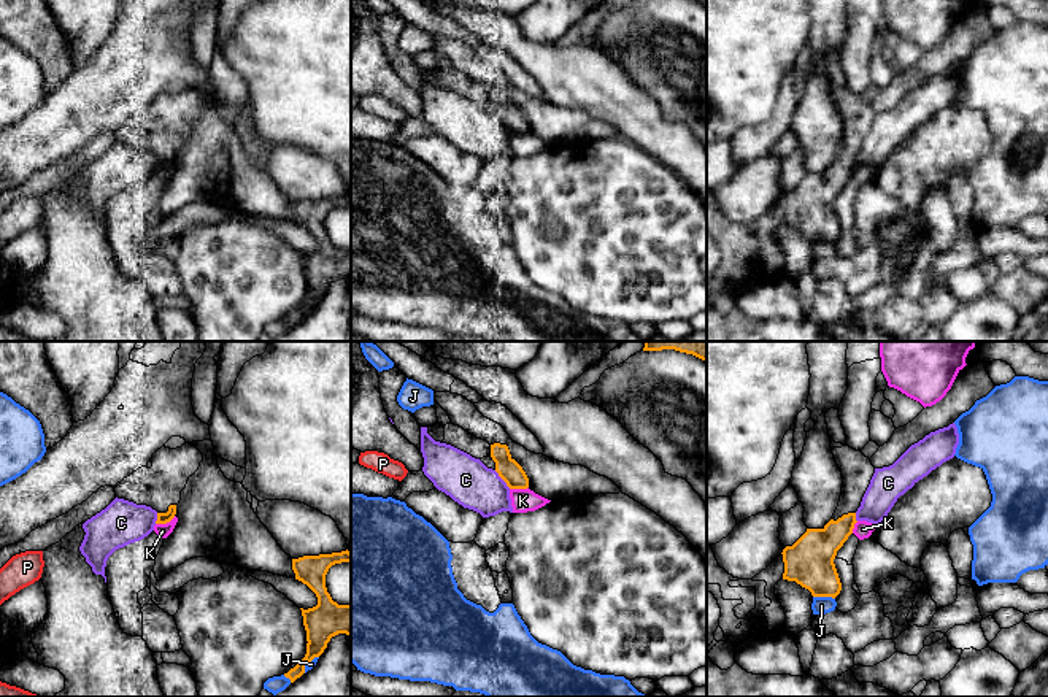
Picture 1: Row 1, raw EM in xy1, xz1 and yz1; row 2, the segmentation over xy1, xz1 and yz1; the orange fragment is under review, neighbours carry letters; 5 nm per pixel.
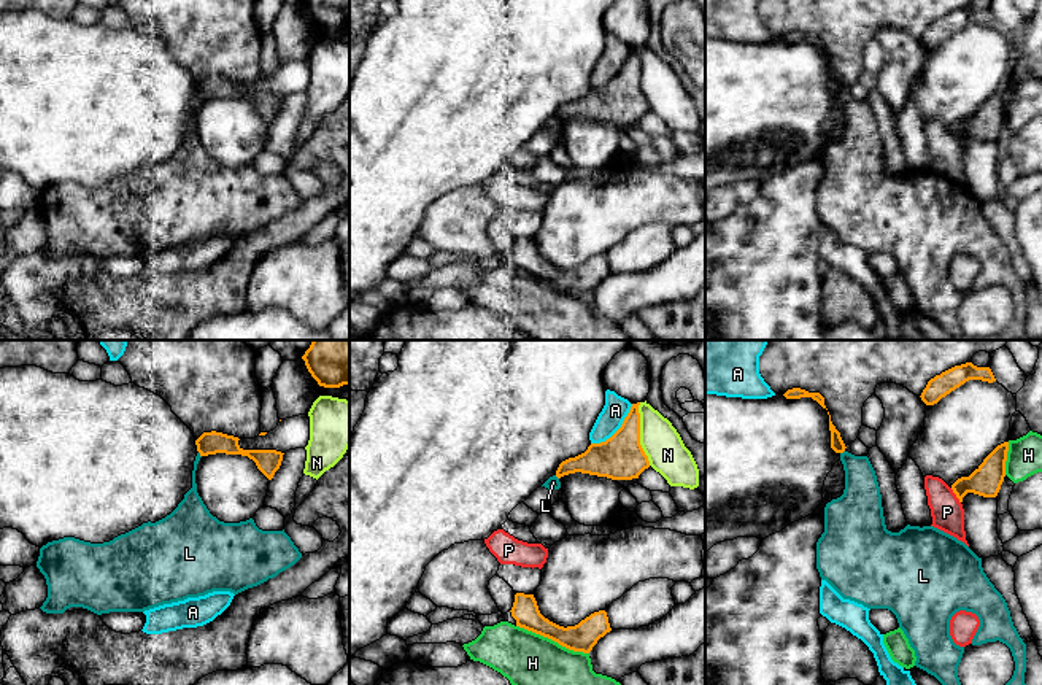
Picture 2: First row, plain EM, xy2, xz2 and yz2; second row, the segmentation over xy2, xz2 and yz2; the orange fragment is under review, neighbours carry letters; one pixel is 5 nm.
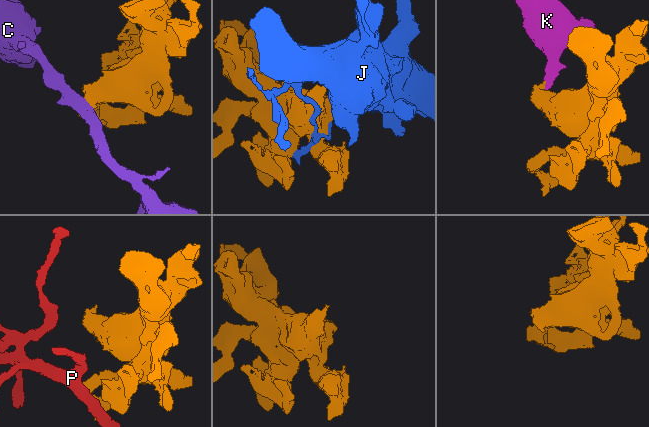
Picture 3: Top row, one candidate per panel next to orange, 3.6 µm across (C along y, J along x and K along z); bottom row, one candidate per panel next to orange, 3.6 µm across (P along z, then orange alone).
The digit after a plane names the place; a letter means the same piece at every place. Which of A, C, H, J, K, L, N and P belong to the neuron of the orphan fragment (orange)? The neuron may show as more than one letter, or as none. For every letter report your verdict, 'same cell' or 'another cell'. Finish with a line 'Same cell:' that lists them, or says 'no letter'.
A: another cell
C: another cell
H: another cell
J: another cell
K: another cell
L: another cell
N: another cell
P: another cell
Same cell: no letter

